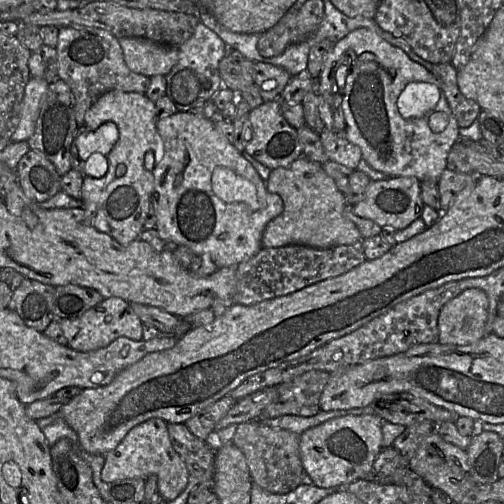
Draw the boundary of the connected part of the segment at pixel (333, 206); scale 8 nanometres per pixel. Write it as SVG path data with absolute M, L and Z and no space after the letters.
M301 156L286 167L271 170L265 182L266 190L281 197L284 209L266 225L261 241L262 247L303 245L328 249L363 240L357 226L345 216L345 209L349 208L345 195L325 173L322 165Z

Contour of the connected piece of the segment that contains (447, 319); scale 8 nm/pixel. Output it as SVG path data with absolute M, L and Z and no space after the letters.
M469 288L450 300L438 317L439 343L442 345L469 345L482 339L486 333L489 298L480 288Z

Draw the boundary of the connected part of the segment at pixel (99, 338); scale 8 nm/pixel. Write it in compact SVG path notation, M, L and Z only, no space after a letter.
M119 297L104 298L96 306L74 319L57 319L67 340L67 346L80 352L90 352L108 346L119 337L139 341L143 338L142 321L129 302Z

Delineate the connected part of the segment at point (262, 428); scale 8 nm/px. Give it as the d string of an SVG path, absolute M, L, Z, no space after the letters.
M254 420L237 425L231 443L243 452L252 483L262 489L275 494L285 494L302 484L301 476L304 470L300 457L300 436L298 434L272 428L261 421Z

